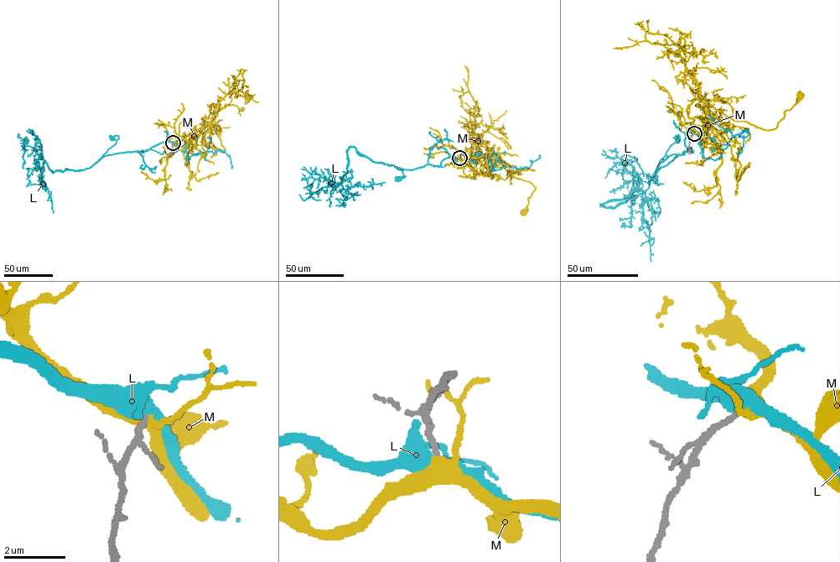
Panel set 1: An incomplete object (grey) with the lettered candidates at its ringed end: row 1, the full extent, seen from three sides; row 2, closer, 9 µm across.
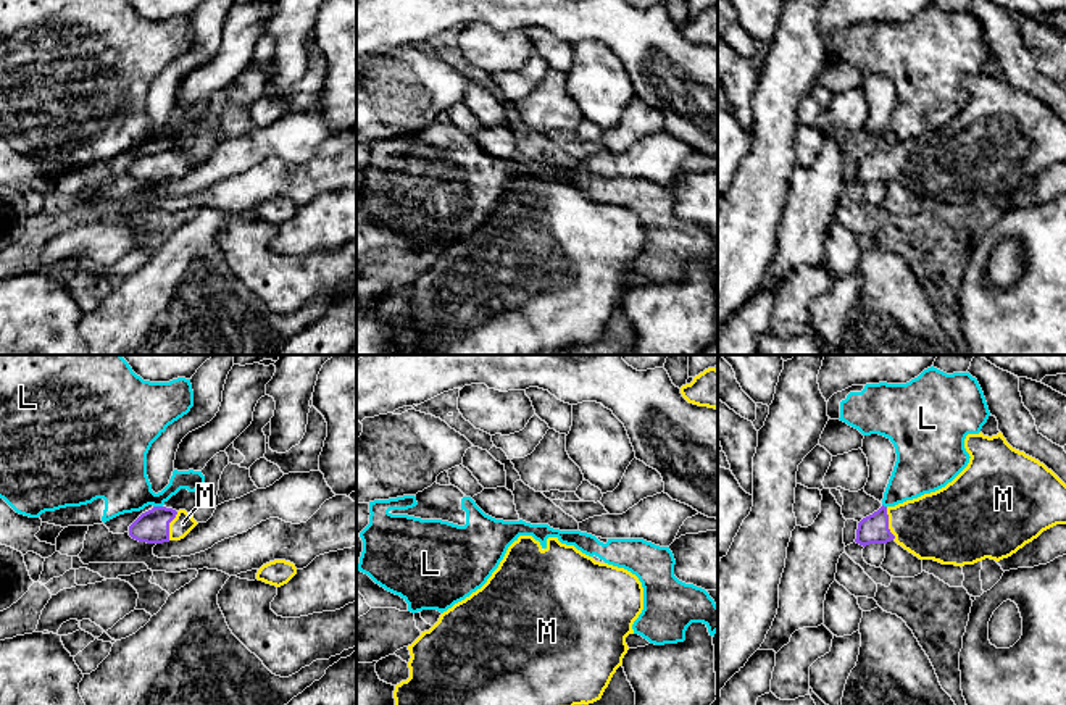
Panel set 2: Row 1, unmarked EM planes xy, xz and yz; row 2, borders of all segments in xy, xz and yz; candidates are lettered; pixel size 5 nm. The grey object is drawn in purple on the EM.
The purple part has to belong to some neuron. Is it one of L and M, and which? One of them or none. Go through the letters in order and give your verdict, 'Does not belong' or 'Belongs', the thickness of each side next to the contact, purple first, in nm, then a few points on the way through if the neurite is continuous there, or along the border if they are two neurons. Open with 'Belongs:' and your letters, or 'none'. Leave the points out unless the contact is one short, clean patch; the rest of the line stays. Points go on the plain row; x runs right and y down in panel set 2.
Belongs: M
L: Does not belong. Thickness 160 nm (purple) against 280 nm. Boundary: xy (154, 144), (162, 146)
M: Belongs. Thickness 140 nm (purple) against 340 nm. Path across: yz (873, 168), (887, 162), (937, 165)

